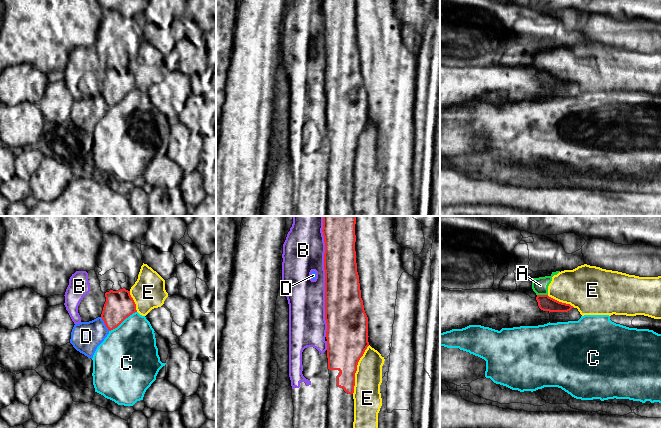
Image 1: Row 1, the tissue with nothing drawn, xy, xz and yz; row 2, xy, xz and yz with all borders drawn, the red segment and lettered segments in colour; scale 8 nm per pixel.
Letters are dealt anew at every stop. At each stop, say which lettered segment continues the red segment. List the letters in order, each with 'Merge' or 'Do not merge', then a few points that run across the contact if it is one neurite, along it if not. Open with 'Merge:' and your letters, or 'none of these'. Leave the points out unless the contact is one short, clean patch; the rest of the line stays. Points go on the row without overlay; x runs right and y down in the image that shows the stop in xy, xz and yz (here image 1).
Merge: none of these
A: Do not merge. Line: yz (537, 70), (547, 71)
B: Do not merge
C: Do not merge
D: Do not merge
E: Do not merge

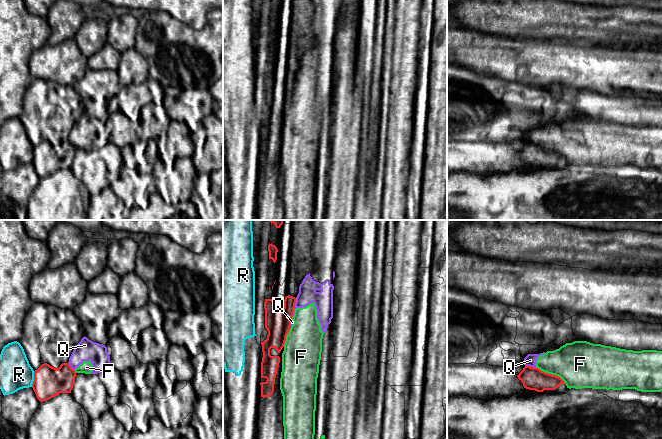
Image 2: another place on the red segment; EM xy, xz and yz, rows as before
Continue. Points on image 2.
Merge: none of these
F: Do not merge
Q: Do not merge. Line: xz (296, 74), (293, 86)
R: Do not merge

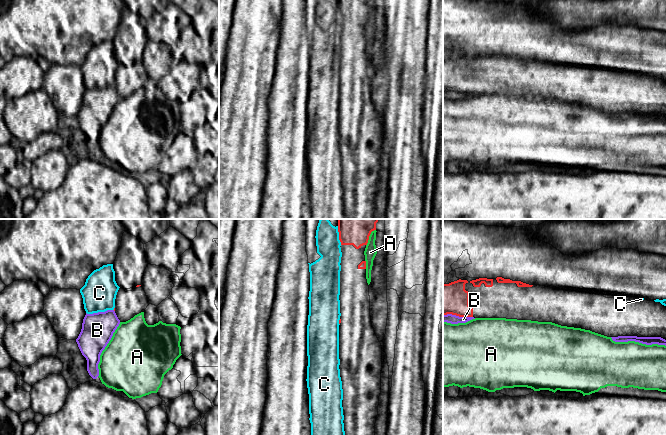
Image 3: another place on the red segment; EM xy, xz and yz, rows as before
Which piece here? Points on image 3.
Merge: none of these
A: Do not merge
B: Do not merge
C: Do not merge

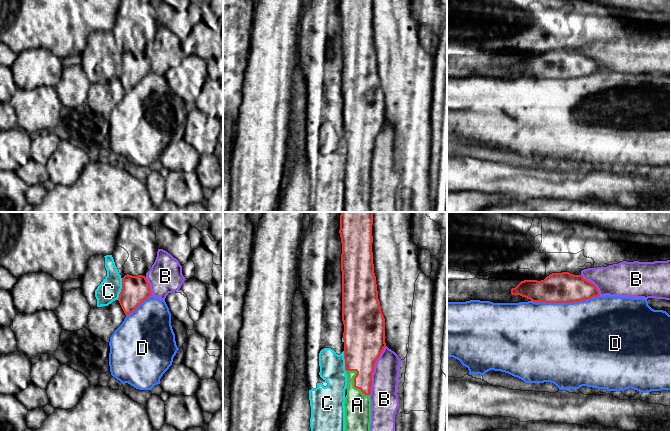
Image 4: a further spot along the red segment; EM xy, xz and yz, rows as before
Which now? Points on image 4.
Merge: A
A: Merge
B: Do not merge
C: Do not merge
D: Do not merge

